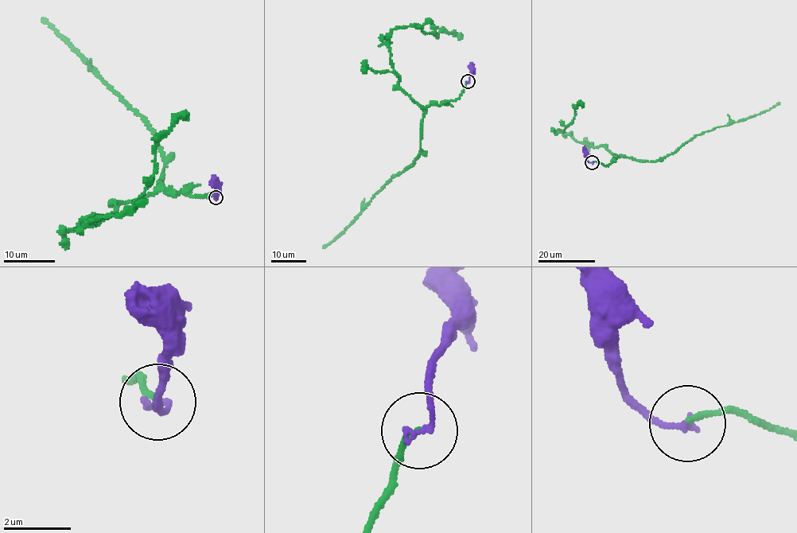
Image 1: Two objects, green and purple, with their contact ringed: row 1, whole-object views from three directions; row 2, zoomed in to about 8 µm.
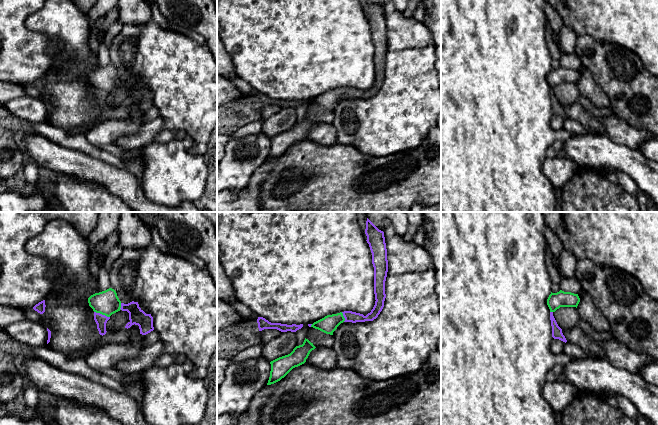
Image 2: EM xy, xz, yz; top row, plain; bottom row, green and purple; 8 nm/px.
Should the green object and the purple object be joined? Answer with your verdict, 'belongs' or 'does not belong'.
belongs

